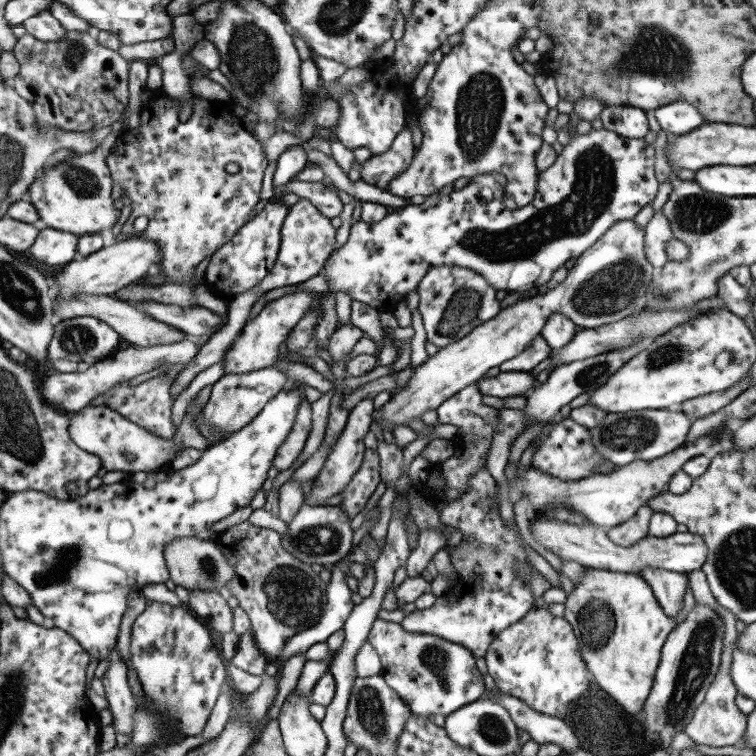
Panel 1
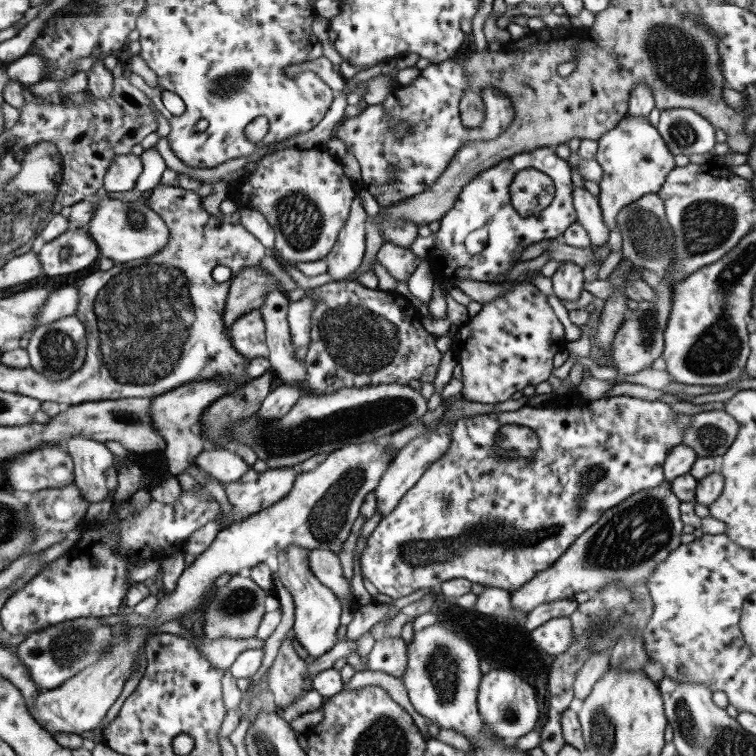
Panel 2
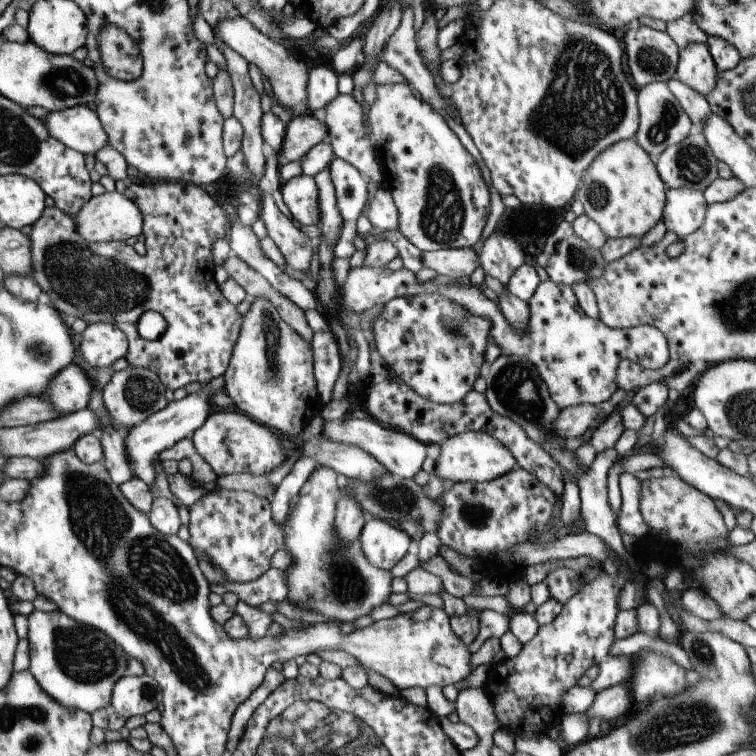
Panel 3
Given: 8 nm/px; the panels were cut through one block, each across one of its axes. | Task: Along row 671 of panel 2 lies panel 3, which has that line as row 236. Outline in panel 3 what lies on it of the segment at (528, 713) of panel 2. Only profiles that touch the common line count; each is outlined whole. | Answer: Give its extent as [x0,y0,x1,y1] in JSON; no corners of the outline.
[479,230,525,287]

